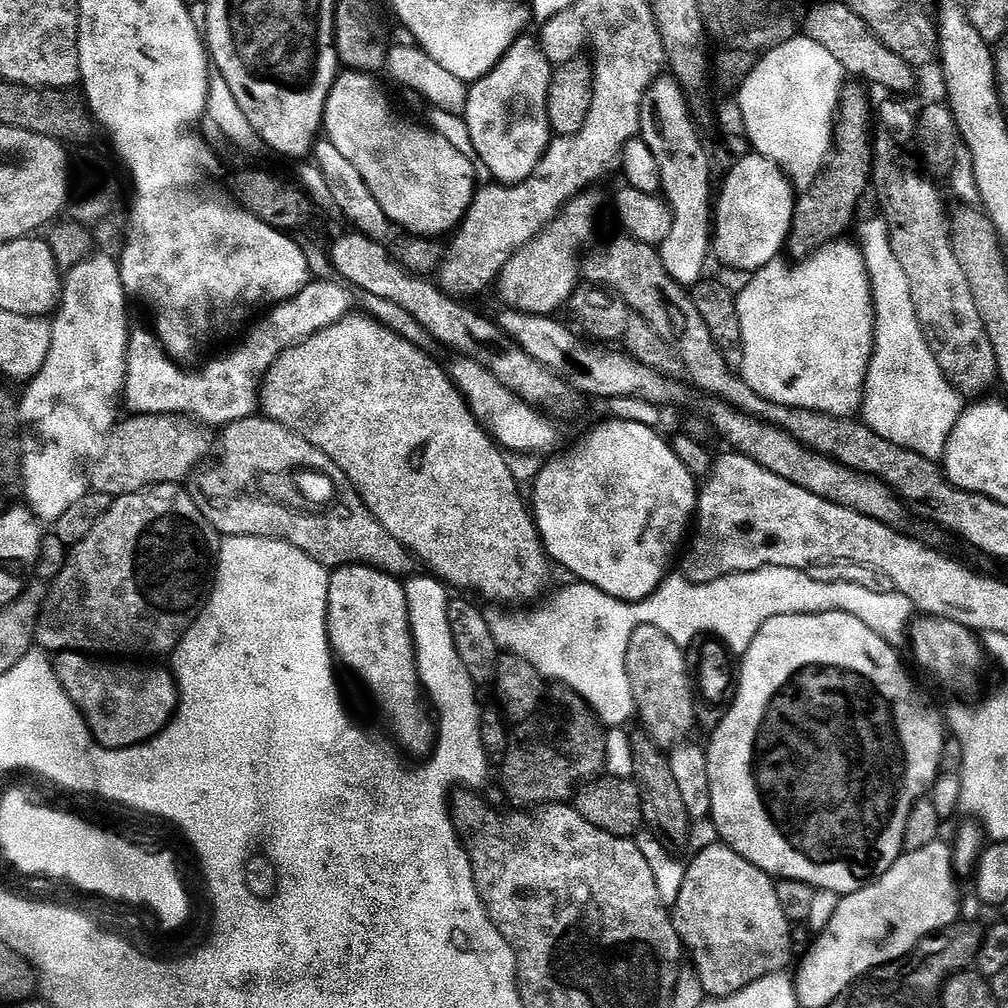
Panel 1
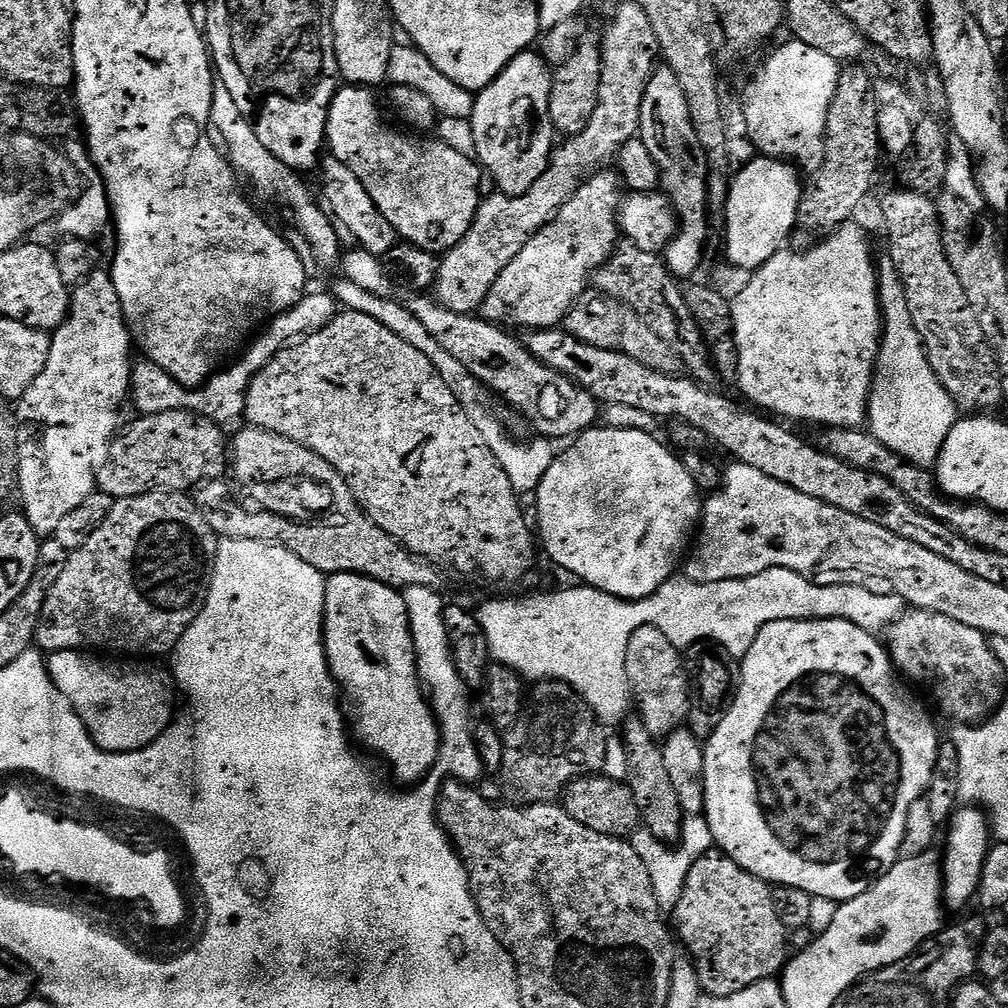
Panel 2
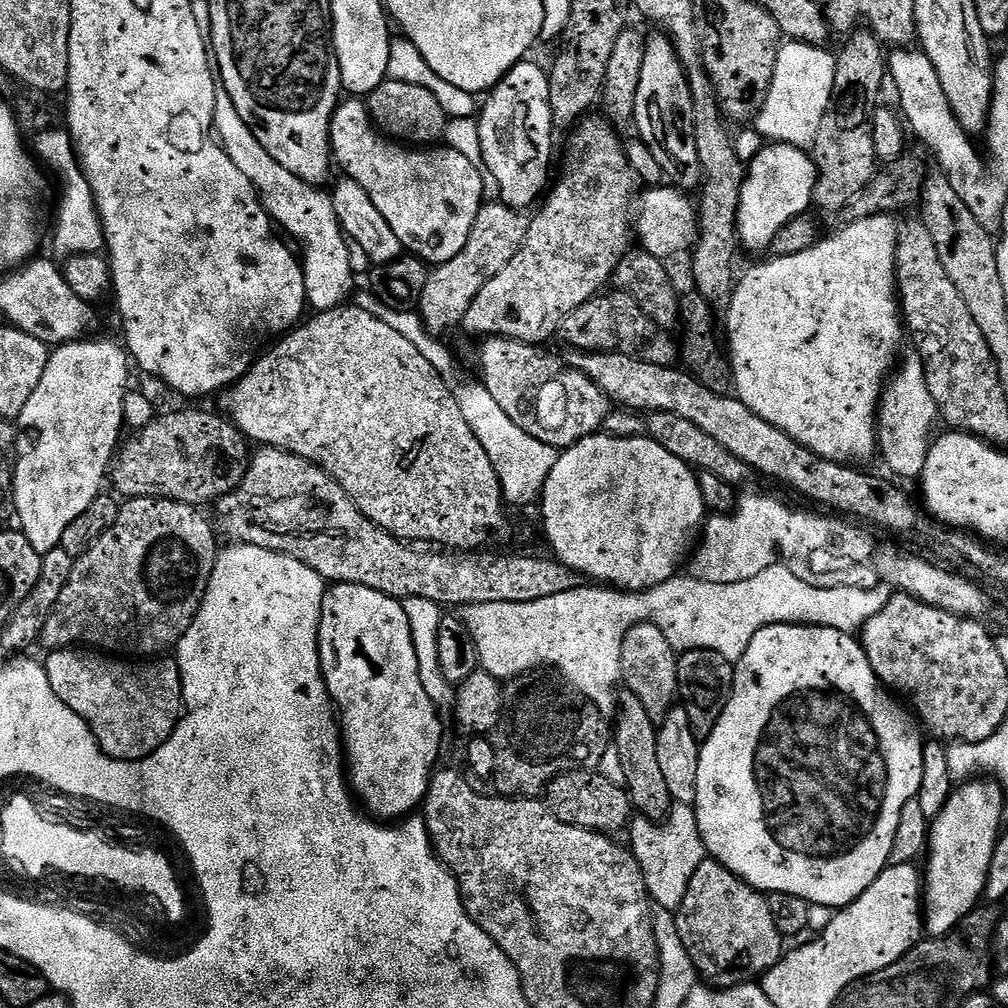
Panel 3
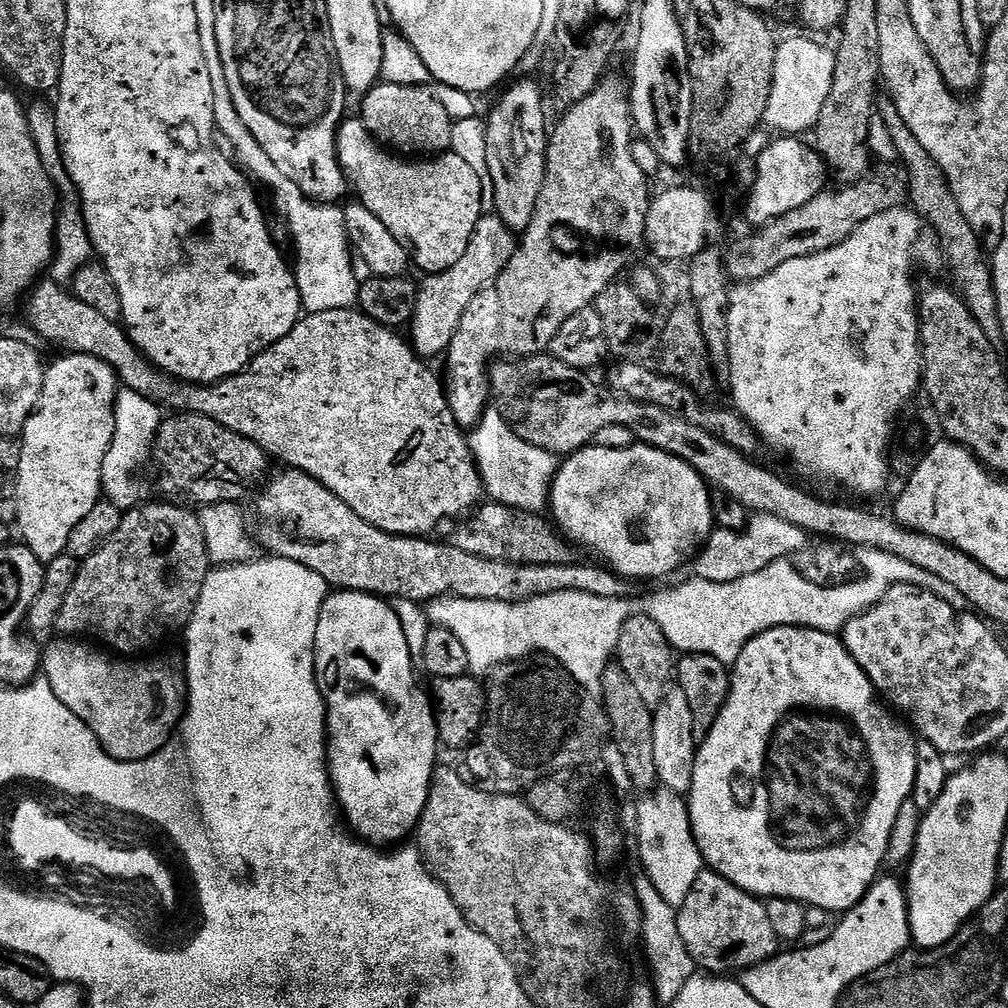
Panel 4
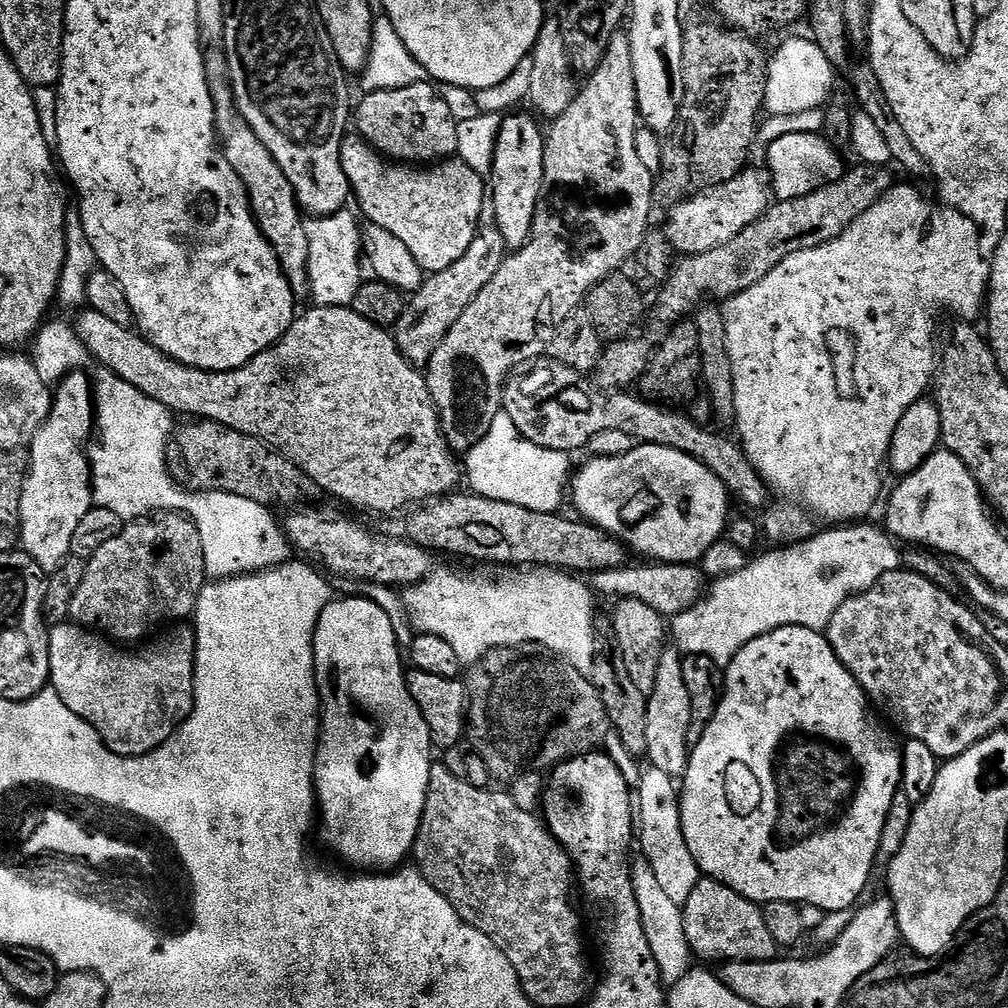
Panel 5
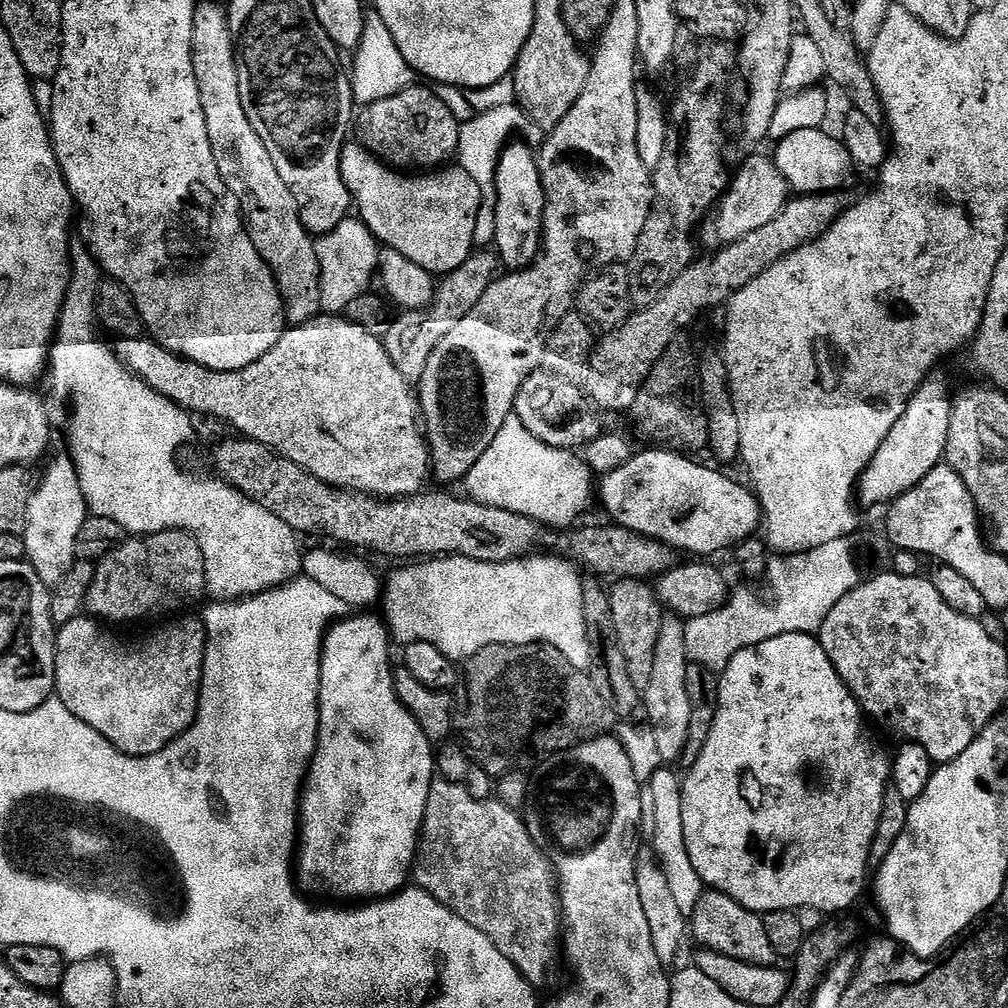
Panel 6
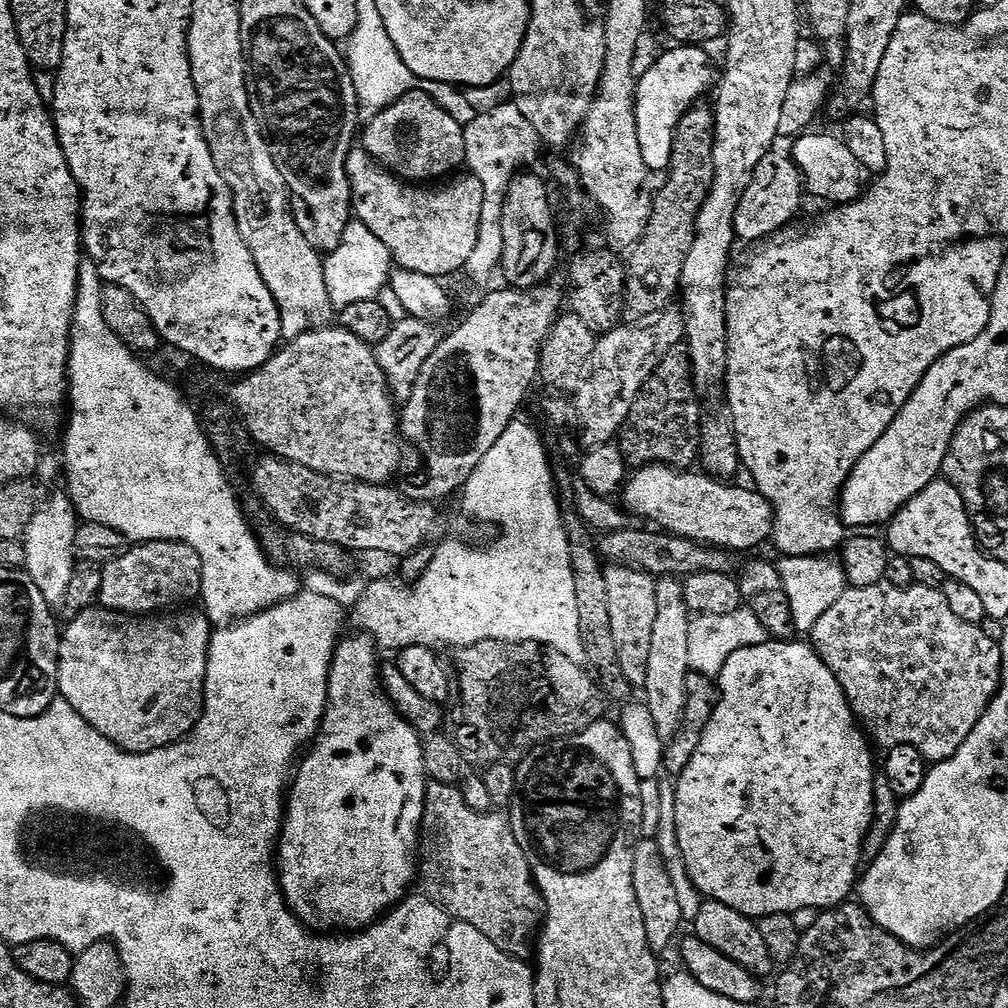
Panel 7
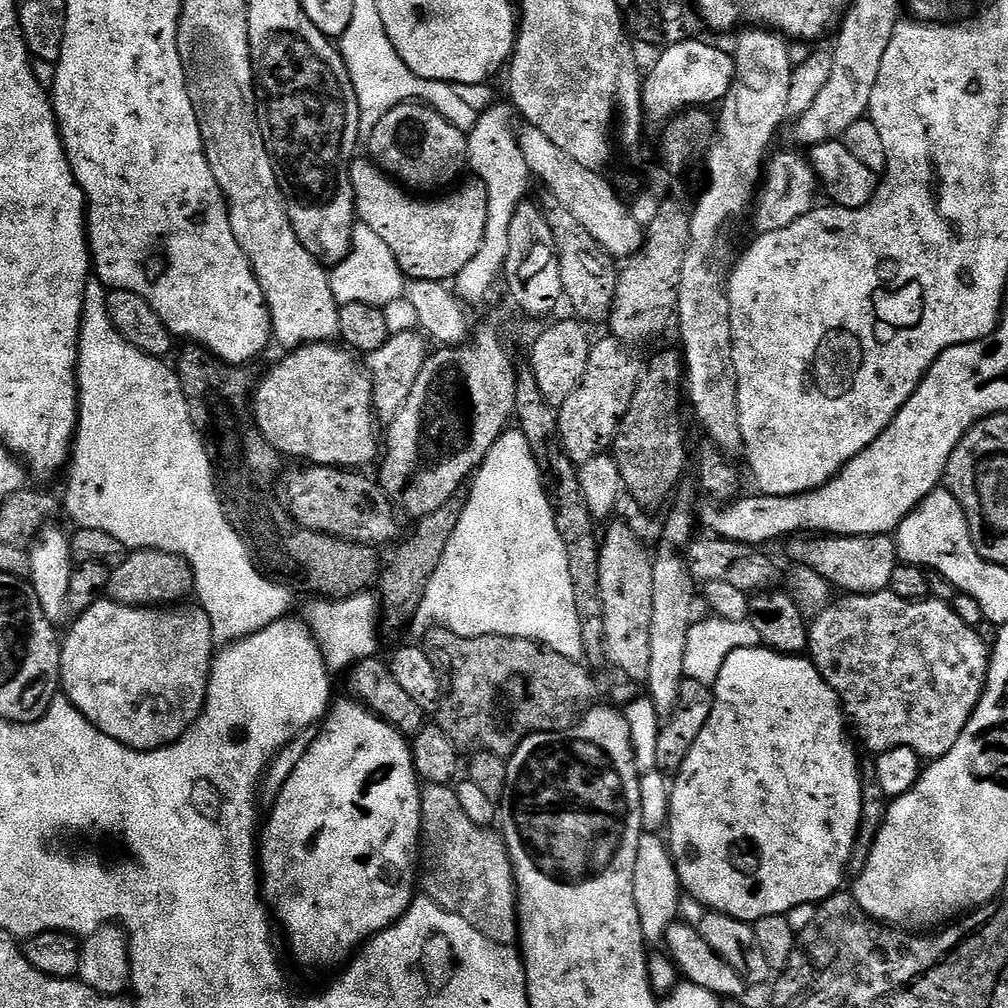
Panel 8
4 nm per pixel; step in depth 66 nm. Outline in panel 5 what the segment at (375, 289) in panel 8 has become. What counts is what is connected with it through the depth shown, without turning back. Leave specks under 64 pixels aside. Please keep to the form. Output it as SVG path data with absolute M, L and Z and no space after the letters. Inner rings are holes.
M351 210L335 212L332 216L318 216L304 220L306 242L310 246L308 259L308 291L311 299L322 308L346 308L351 305L354 294L358 294L362 277L360 277L360 264L362 268L362 224L357 213Z

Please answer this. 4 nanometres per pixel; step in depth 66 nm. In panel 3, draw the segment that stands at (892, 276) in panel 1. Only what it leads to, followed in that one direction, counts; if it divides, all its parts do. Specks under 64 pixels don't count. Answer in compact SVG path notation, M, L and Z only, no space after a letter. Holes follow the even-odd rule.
M912 354L899 361L894 375L887 381L884 394L880 397L880 407L878 409L878 452L888 463L888 468L898 475L919 477L926 466L928 450L932 446L934 431L932 427L938 424L938 409L934 400L934 394L930 394L930 386L926 384L924 377L924 363L920 360L919 355Z

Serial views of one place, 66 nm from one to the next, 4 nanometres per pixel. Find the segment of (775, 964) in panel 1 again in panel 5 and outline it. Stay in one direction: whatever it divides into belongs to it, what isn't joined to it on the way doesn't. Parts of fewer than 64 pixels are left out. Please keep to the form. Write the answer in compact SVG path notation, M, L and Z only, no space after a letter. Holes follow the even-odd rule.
M702 878L694 886L690 898L683 904L686 942L692 948L693 957L715 962L762 962L778 956L778 945L766 926L764 909L761 905L742 898L730 886L717 880Z

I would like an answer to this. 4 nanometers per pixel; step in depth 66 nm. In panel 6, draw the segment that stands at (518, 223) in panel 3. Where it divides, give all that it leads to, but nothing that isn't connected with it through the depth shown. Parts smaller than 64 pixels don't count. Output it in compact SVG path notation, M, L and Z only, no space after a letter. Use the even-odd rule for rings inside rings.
M480 251L469 256L466 262L462 262L462 266L458 266L458 270L447 273L439 281L431 307L400 314L404 316L397 315L390 330L382 338L394 366L398 366L398 370L408 381L418 382L422 378L422 370L426 370L426 362L430 362L430 354L434 354L438 342L442 342L442 338L446 338L446 334L450 334L450 330L454 330L454 326L458 326L458 322L462 322L462 318L466 318L466 314L474 310L474 306L478 306L478 298L482 298L482 294L486 294L486 290L492 285L497 275L497 257L491 251Z

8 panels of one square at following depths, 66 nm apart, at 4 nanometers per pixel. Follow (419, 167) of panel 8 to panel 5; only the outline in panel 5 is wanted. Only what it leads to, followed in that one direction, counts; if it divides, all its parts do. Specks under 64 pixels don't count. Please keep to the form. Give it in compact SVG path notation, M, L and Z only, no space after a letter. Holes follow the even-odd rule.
M431 83L415 84L398 90L382 90L369 92L364 101L354 108L354 128L363 136L371 148L381 156L393 161L403 162L409 166L428 166L455 157L458 153L458 121L450 114L450 106L446 106L443 95L431 88Z

